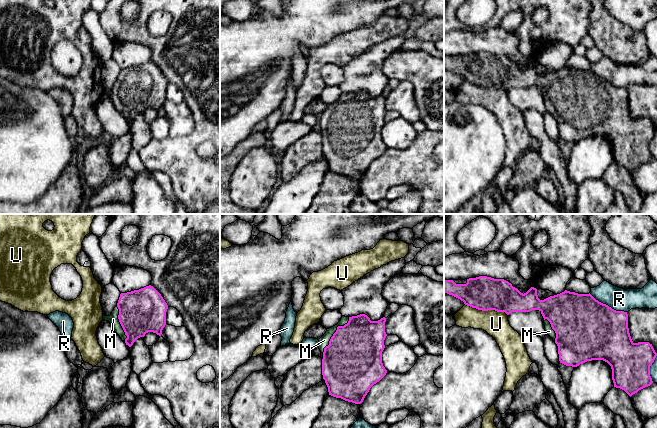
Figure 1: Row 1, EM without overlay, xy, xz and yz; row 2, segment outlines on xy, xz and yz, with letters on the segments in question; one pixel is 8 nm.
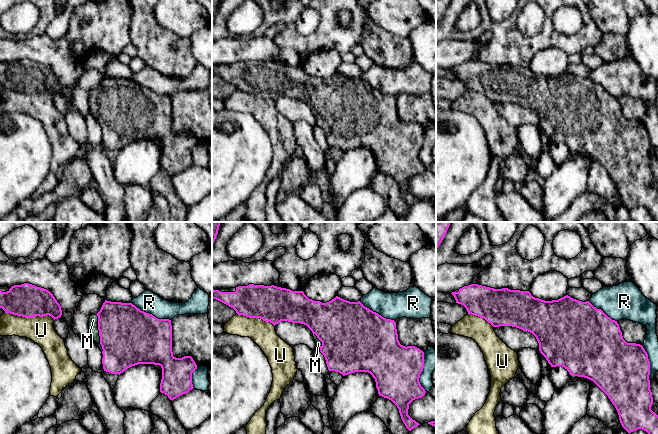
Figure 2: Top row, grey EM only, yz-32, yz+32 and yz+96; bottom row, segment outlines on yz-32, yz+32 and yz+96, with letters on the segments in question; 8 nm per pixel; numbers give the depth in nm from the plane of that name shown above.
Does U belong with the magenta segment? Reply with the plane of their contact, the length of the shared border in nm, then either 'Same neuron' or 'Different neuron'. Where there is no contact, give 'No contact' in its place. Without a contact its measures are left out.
Touches magenta in yz. Shared border 360 nm. Different neuron

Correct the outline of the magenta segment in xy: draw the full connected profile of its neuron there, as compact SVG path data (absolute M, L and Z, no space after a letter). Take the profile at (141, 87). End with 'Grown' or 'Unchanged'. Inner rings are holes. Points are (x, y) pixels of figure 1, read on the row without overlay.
M151 61L127 69L121 69L117 82L110 92L103 91L122 117L129 123L146 109L161 112L166 101L168 81Z. Grown

